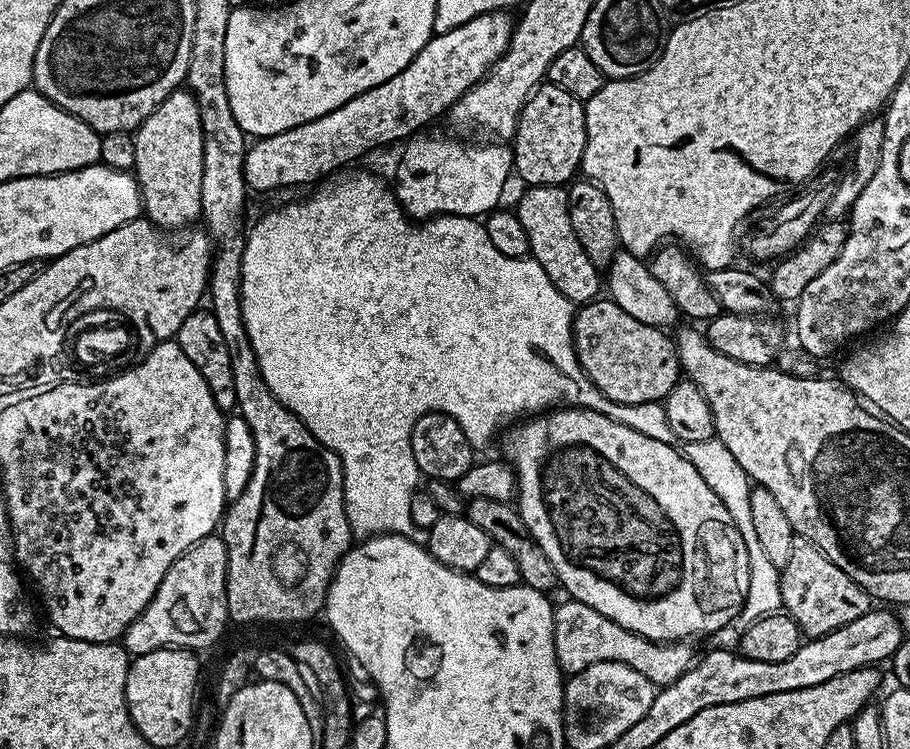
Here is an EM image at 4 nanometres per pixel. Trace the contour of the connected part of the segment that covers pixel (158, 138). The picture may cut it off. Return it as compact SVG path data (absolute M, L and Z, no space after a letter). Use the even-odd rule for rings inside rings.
M177 90L171 92L163 102L154 110L154 114L150 114L150 118L146 118L146 122L142 122L135 133L136 141L134 142L134 150L136 151L136 167L134 175L136 182L140 186L140 198L142 201L142 212L147 219L153 224L165 230L179 230L195 225L195 220L201 219L200 211L202 210L202 154L204 153L204 143L202 142L202 118L198 114L198 102L195 96L187 90Z

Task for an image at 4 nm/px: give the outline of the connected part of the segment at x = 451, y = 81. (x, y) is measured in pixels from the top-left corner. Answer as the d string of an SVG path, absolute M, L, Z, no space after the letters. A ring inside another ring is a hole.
M504 10L478 14L478 18L470 18L470 22L446 34L435 34L418 50L406 70L386 78L382 86L350 98L350 102L330 110L330 114L322 114L322 118L314 118L314 122L302 122L302 126L282 130L282 134L253 139L244 154L245 184L253 193L276 192L299 184L315 185L352 166L347 164L354 163L359 156L395 140L407 141L427 129L424 127L431 120L439 116L441 119L458 98L466 95L500 61L514 27L513 17L508 16L511 15Z

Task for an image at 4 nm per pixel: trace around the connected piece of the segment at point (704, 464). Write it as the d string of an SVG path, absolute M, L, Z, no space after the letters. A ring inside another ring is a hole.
M715 438L706 442L686 442L679 445L679 450L692 463L694 470L702 474L702 482L706 482L706 486L710 486L710 490L718 494L730 518L734 518L734 526L738 526L738 534L742 534L742 542L746 544L746 554L750 560L750 584L746 590L744 605L740 607L739 614L732 619L731 624L726 625L725 628L719 628L710 636L713 649L732 650L739 645L740 636L746 634L746 630L750 630L754 622L758 622L764 616L777 615L781 611L780 569L772 565L770 558L766 558L766 553L762 551L762 546L758 543L754 522L750 515L750 494L753 485L749 481L746 470L738 466L734 454L730 454L730 450L726 450L724 443Z

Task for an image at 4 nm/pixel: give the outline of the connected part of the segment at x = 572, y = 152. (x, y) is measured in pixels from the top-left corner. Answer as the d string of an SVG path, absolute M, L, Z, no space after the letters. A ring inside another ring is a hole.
M541 84L522 106L516 134L510 144L515 175L520 175L528 186L567 185L581 171L587 137L582 101L574 98L574 94L566 94L566 90L558 90L558 86Z

